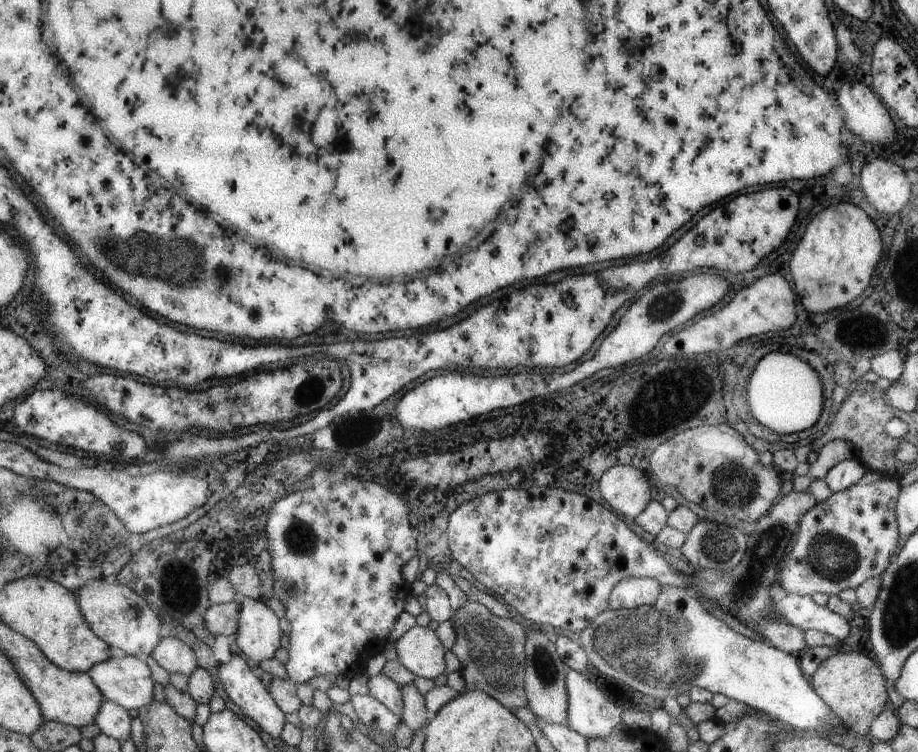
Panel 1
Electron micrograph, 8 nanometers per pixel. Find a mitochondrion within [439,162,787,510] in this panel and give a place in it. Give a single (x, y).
(665, 303)

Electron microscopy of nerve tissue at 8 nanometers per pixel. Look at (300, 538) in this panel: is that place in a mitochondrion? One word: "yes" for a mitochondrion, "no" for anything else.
yes

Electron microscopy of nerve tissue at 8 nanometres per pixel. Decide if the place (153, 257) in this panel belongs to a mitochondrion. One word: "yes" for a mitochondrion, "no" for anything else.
yes

